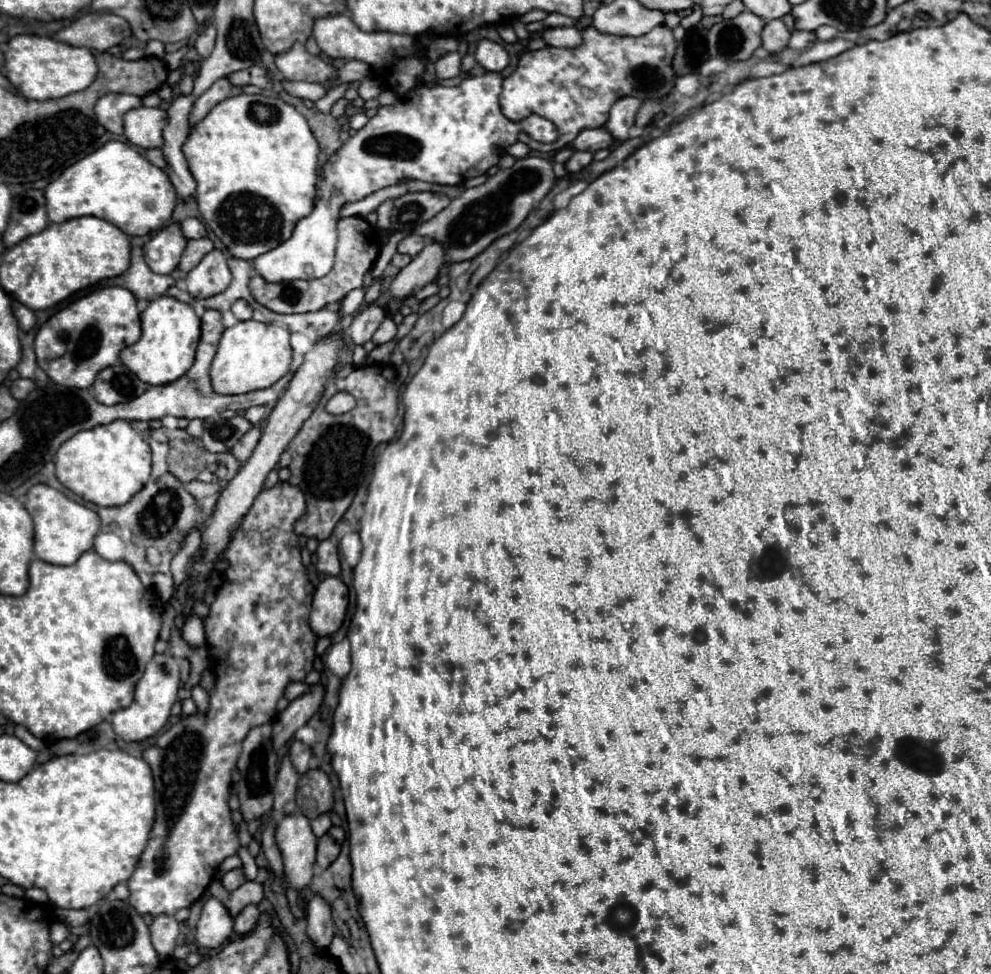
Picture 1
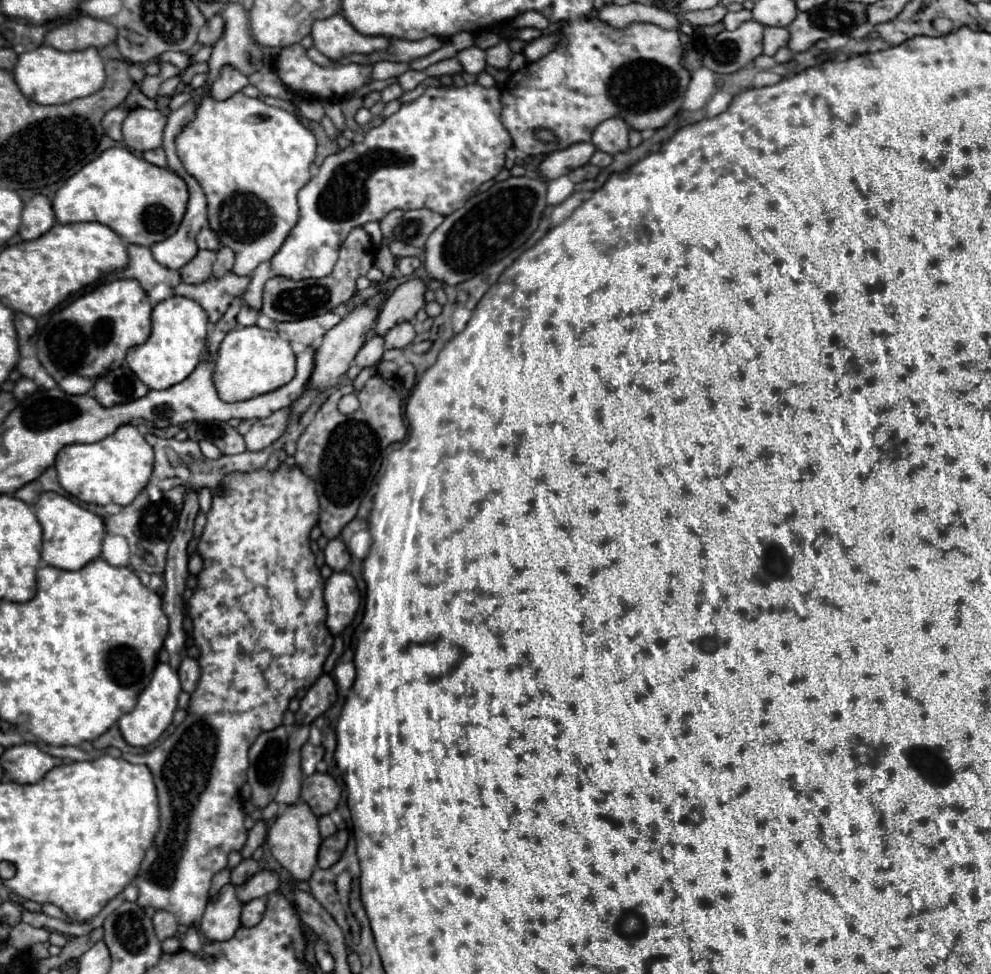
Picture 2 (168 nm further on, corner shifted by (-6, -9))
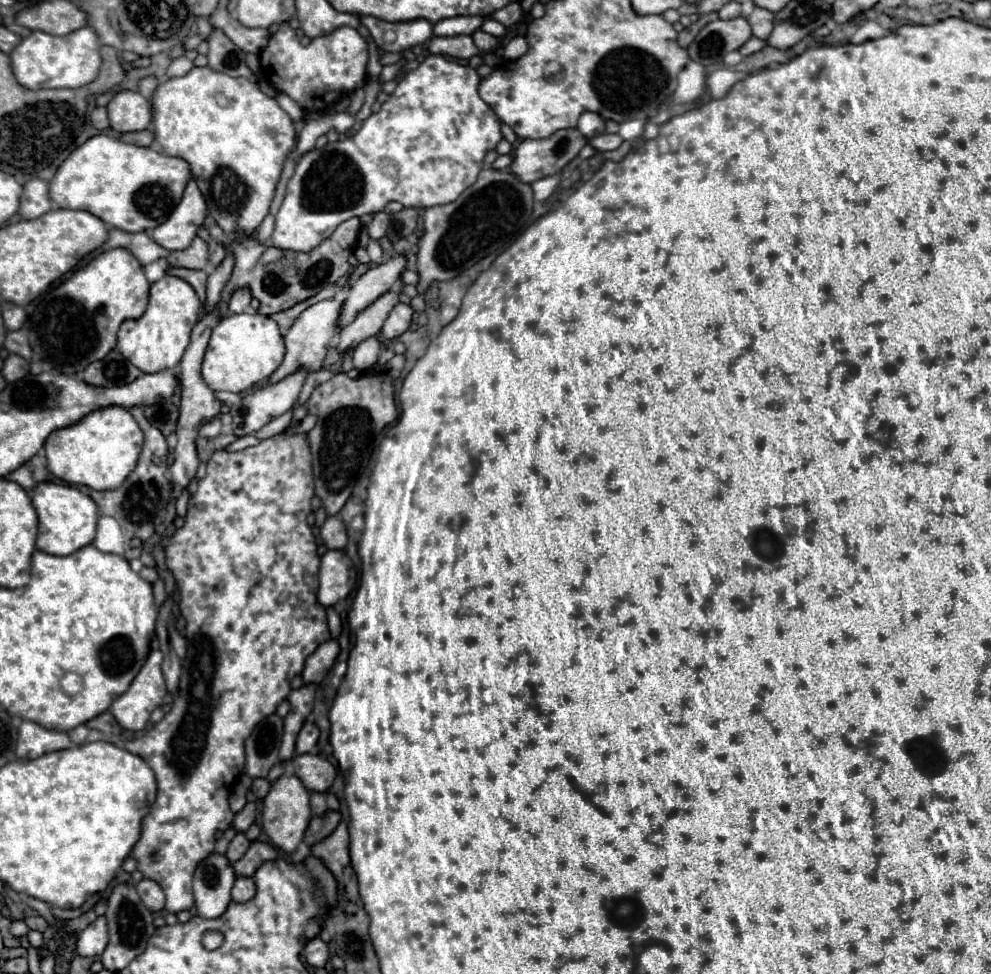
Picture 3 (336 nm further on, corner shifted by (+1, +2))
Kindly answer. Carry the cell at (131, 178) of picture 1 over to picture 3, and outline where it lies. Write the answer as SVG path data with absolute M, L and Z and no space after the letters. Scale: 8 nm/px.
M94 135L76 147L50 181L50 199L62 209L84 209L108 227L138 233L162 225L190 181L190 167L180 157L156 153L150 147L128 145L108 135Z

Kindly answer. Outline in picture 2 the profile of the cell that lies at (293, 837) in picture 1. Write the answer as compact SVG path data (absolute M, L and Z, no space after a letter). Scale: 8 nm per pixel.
M299 802L293 804L291 808L285 808L281 816L271 824L269 834L267 834L267 846L271 854L277 858L277 862L299 882L307 882L313 874L313 868L317 864L317 852L321 846L321 836L317 828L317 818L313 812L307 808L307 804Z

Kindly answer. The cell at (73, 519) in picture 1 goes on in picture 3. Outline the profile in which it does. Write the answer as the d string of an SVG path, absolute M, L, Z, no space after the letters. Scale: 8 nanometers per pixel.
M38 483L32 491L32 503L38 513L38 539L36 547L40 551L46 551L50 555L70 555L76 549L90 545L96 535L96 523L98 523L98 507L76 487L60 485L60 483Z

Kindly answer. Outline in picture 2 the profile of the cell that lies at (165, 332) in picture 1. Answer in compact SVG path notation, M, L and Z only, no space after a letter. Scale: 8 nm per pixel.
M173 296L169 300L159 302L153 308L151 336L147 338L145 344L135 346L127 352L129 368L151 390L165 390L183 382L199 364L201 352L205 348L207 326L209 326L207 314L193 300L187 300L183 296Z

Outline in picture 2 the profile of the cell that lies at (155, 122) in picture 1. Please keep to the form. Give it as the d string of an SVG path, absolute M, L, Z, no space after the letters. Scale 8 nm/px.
M135 108L123 122L123 142L137 152L155 150L161 146L167 118L159 110Z

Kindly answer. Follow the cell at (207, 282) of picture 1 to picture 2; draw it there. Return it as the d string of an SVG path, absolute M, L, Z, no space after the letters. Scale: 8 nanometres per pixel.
M221 248L217 252L217 260L213 264L213 278L223 278L227 272L231 272L235 262L235 256L231 252L231 248Z

